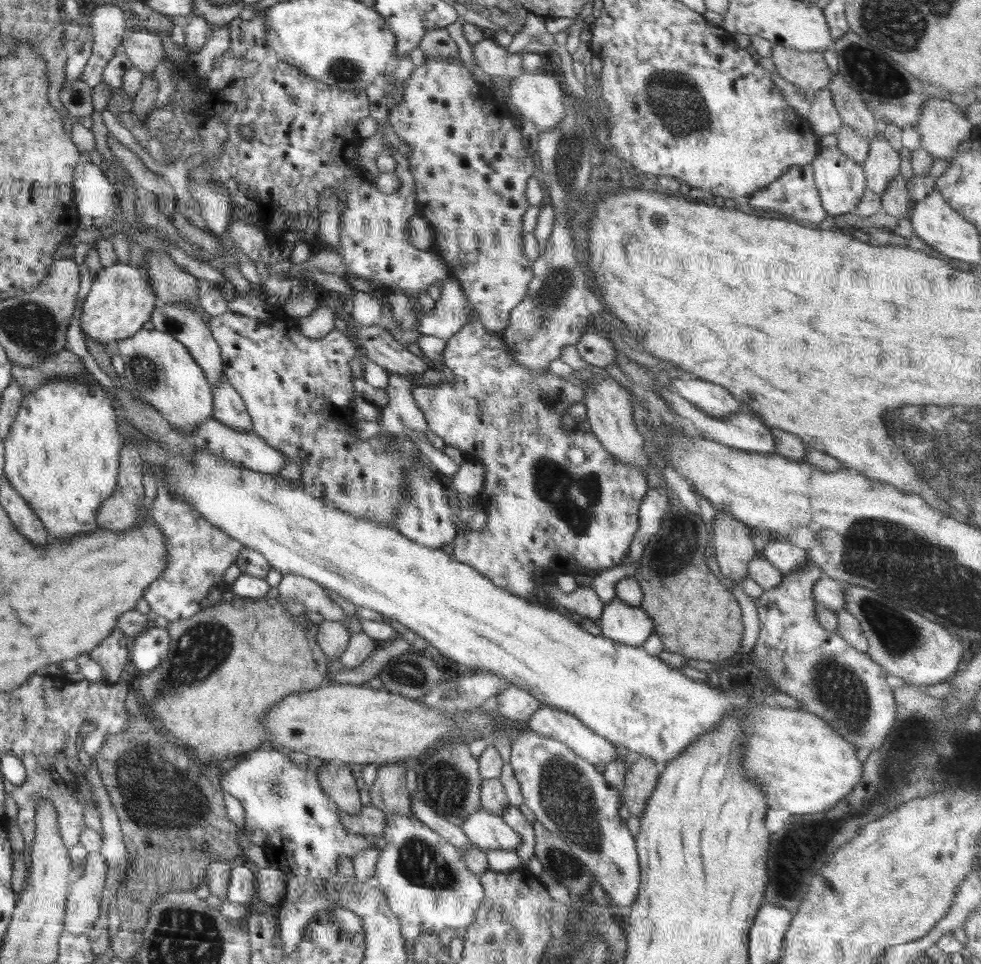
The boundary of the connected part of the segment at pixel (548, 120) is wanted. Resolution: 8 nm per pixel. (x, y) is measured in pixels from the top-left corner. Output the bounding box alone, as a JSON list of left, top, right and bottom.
[505,70,567,132]

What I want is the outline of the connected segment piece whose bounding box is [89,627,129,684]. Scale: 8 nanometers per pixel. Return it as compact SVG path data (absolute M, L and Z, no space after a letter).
M115 627L89 655L102 666L104 681L114 684L118 682L120 672L129 660L128 637Z

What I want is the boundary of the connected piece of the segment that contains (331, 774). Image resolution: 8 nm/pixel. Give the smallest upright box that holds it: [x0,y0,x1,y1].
[316,761,364,814]

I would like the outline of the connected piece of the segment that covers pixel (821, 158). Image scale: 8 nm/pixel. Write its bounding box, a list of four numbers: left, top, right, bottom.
[810,147,867,214]

